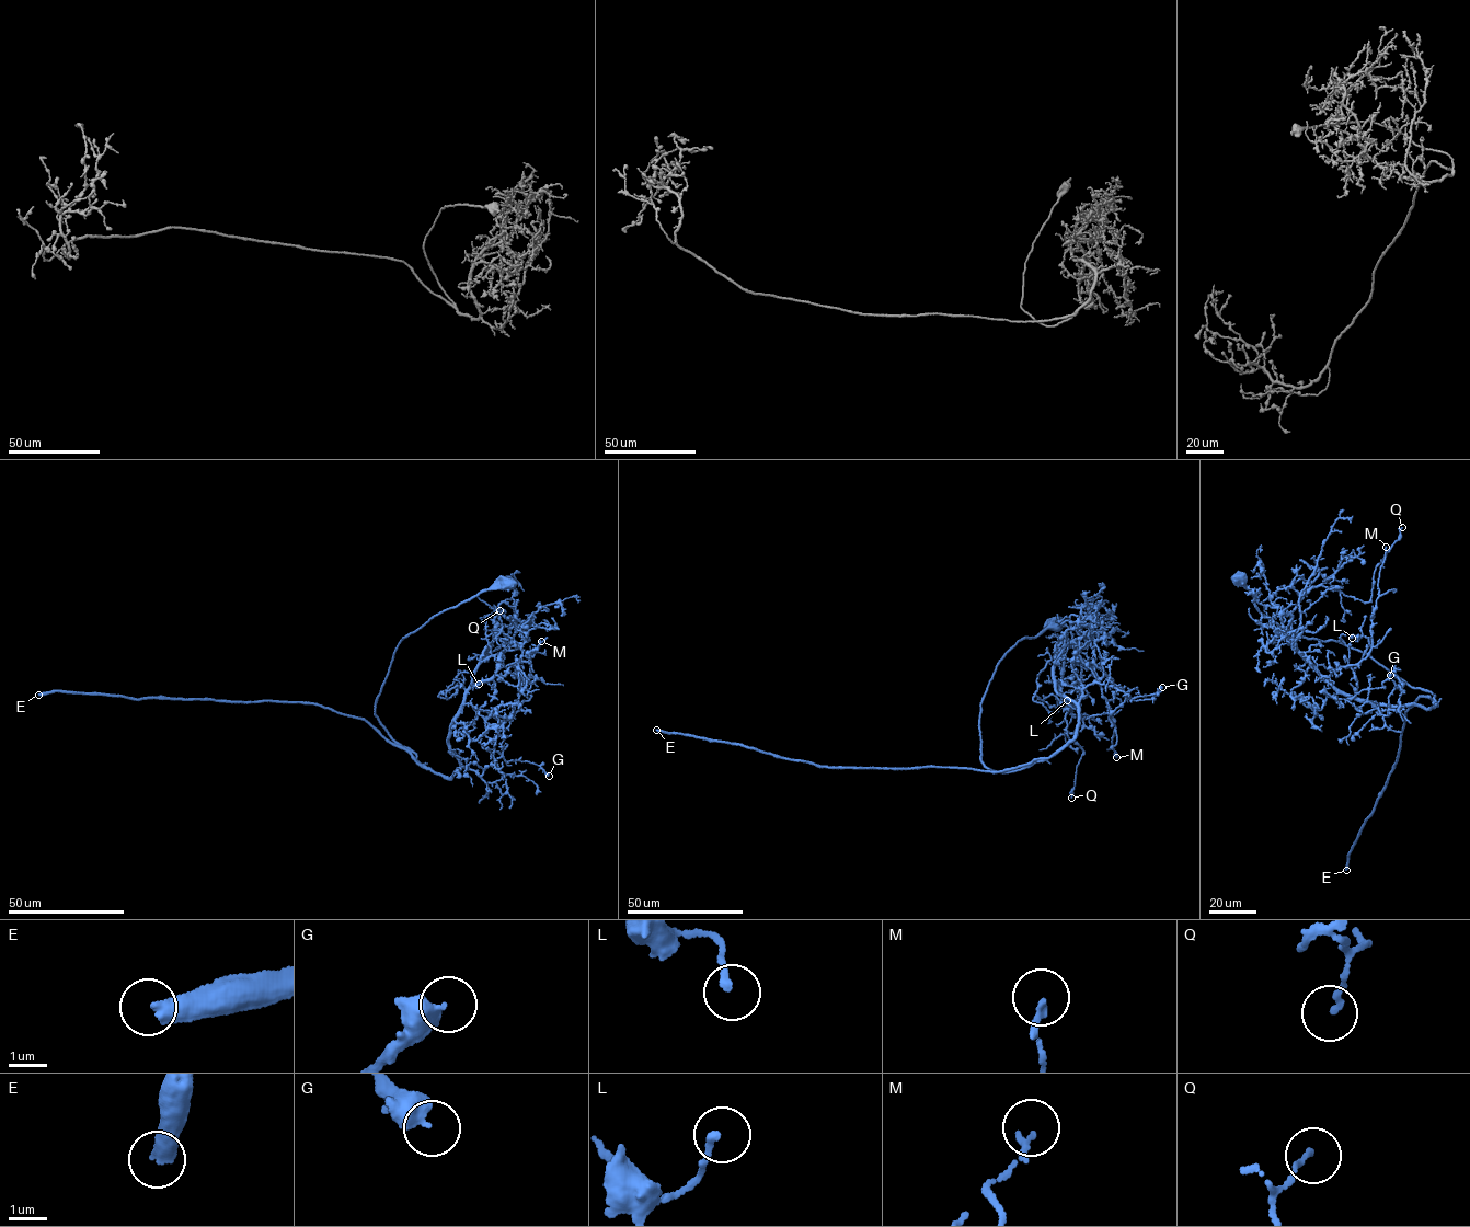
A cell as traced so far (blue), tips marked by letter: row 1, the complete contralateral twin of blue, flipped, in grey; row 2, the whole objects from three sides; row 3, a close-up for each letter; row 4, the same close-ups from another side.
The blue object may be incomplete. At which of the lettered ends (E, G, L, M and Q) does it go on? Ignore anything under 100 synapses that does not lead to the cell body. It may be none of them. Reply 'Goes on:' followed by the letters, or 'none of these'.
Goes on: E

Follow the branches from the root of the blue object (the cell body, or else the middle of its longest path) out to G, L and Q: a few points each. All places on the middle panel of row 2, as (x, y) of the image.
G: (1054, 626), (997, 666), (987, 768), (1064, 747), (1103, 675), (1132, 700), (1162, 687)
L: (1054, 626), (997, 666), (983, 764), (1020, 770), (1075, 737), (1053, 657), (1034, 694), (1067, 700)
Q: (1054, 626), (997, 666), (980, 760), (1019, 770), (1075, 737), (1057, 645), (1067, 735), (1083, 752), (1071, 798)

